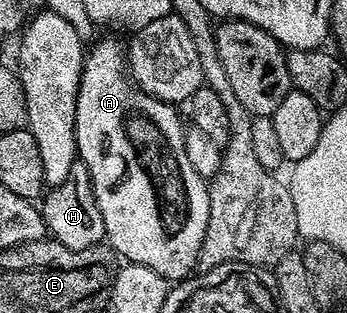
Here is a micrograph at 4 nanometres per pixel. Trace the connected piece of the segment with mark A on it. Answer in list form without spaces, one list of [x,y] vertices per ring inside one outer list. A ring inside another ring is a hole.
[[[101,38],[94,43],[96,46],[92,50],[90,47],[86,51],[83,59],[83,71],[77,92],[75,139],[79,149],[78,161],[83,162],[85,168],[89,168],[97,208],[101,208],[101,220],[105,220],[106,241],[120,259],[153,268],[153,272],[168,280],[186,279],[196,269],[201,240],[205,240],[205,228],[209,224],[208,183],[197,172],[197,168],[189,164],[189,156],[185,156],[185,122],[179,119],[179,114],[175,111],[178,109],[172,103],[149,96],[131,81],[122,41],[119,43],[115,38]],[[135,150],[155,150],[147,162],[147,170],[151,174],[159,174],[156,178],[147,174],[146,168],[139,163],[139,154]],[[158,193],[163,198],[171,194],[175,201],[171,206],[172,212],[183,214],[172,230],[167,227],[167,218],[159,207]]]

